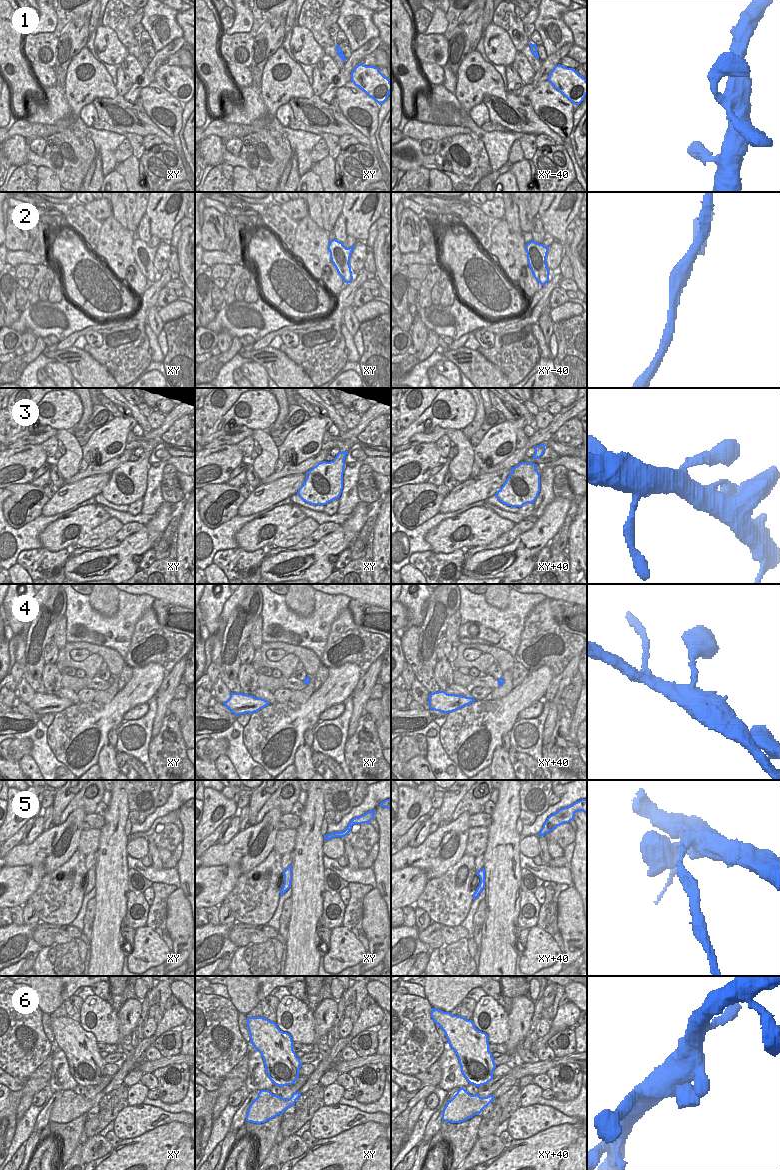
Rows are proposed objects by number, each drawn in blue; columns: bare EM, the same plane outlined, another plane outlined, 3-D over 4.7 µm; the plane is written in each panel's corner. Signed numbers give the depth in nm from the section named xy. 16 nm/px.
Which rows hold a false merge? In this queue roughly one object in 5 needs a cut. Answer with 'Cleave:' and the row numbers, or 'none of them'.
Cleave: 5

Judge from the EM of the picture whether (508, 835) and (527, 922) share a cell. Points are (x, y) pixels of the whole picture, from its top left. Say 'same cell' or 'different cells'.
different cells

